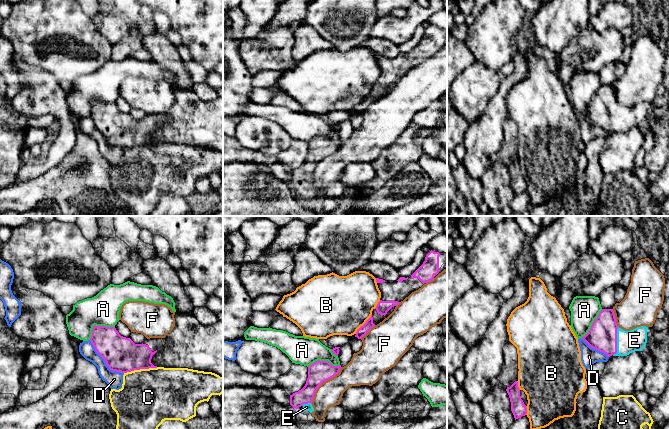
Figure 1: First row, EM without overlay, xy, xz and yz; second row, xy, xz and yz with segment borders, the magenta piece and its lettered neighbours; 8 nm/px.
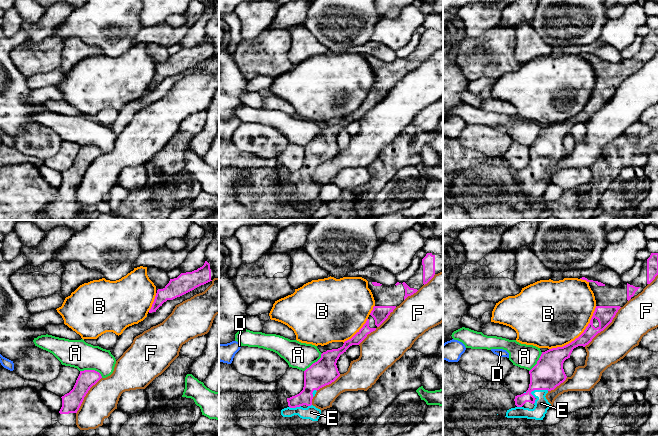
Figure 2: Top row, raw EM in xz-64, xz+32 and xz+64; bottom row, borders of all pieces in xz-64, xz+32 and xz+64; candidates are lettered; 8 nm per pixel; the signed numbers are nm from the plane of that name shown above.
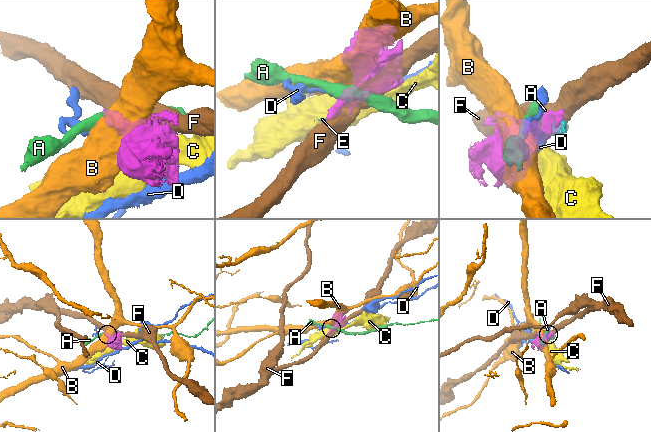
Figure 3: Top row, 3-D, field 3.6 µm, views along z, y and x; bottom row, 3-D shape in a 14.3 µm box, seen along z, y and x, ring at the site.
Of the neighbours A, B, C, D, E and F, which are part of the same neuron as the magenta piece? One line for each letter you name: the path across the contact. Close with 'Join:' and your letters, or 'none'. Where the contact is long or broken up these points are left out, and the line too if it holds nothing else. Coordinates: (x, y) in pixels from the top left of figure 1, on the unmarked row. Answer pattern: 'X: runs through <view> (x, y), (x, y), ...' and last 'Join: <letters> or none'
Join: E

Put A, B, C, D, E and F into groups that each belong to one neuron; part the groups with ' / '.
A / B / C / D / E / F

